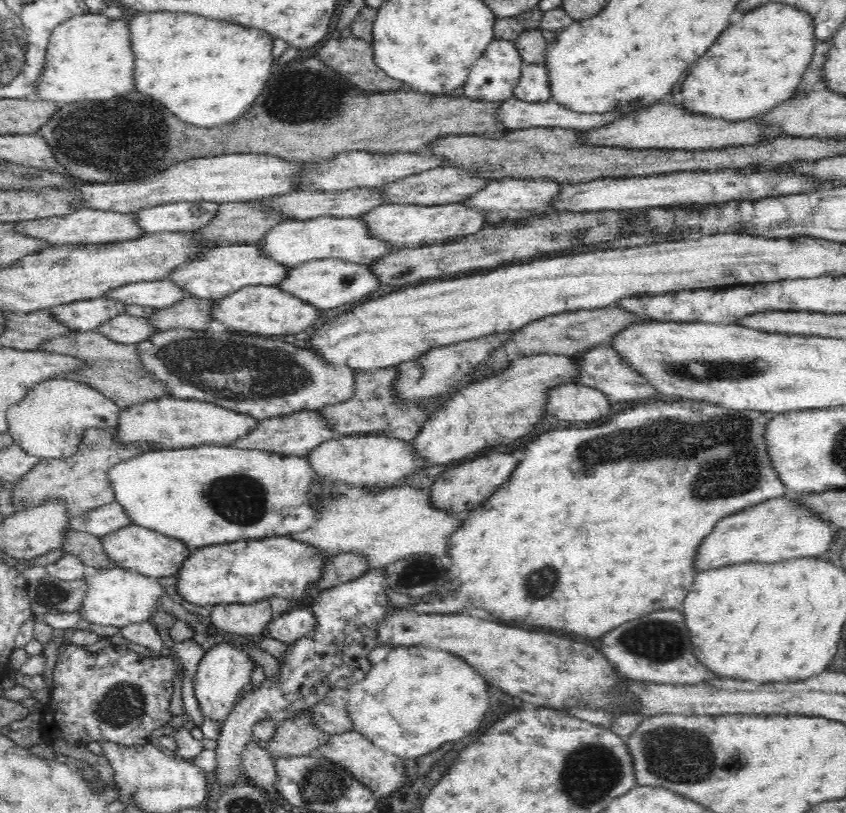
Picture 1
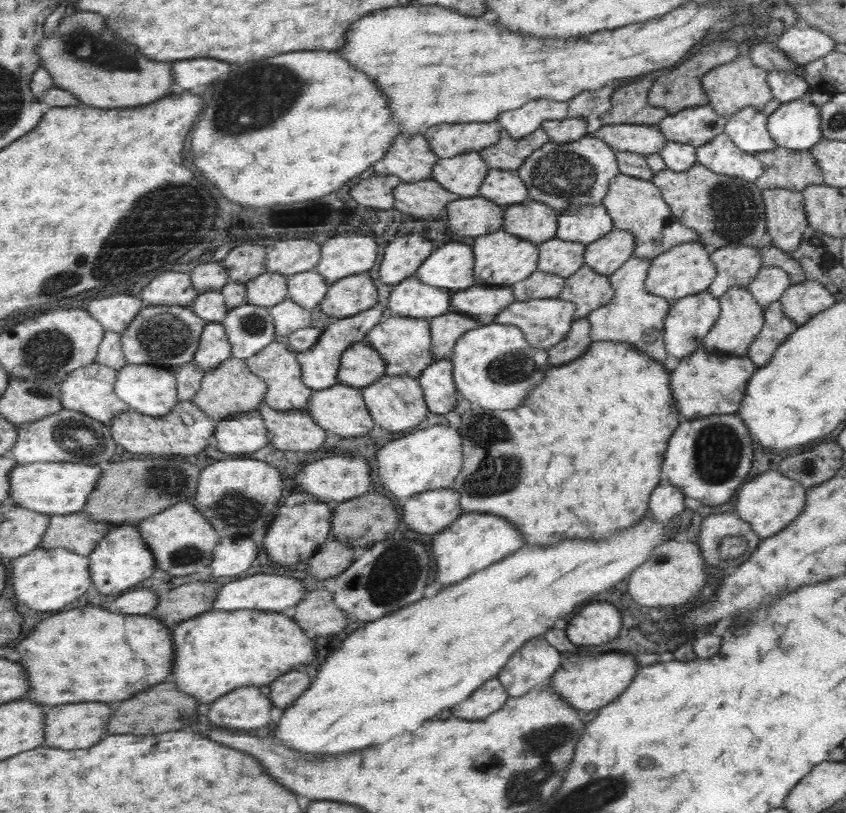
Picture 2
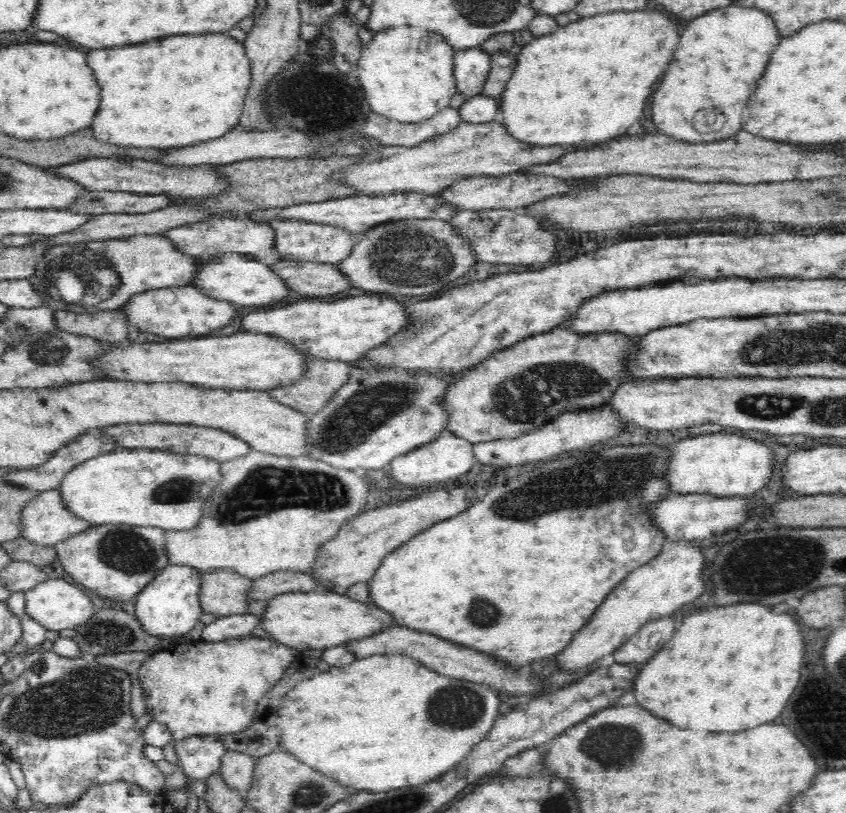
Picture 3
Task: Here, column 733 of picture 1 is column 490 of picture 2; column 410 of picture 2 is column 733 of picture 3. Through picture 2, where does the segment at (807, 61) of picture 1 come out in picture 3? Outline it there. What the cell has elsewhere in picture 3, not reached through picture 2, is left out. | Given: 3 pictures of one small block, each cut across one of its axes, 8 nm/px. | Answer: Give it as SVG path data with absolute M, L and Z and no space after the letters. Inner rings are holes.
M728 6L710 10L686 22L664 80L652 96L652 122L656 128L684 144L720 142L736 134L742 126L746 102L778 40L780 36L776 34L772 18L752 8ZM706 108L718 108L726 116L724 128L716 134L702 134L694 130L696 112Z

